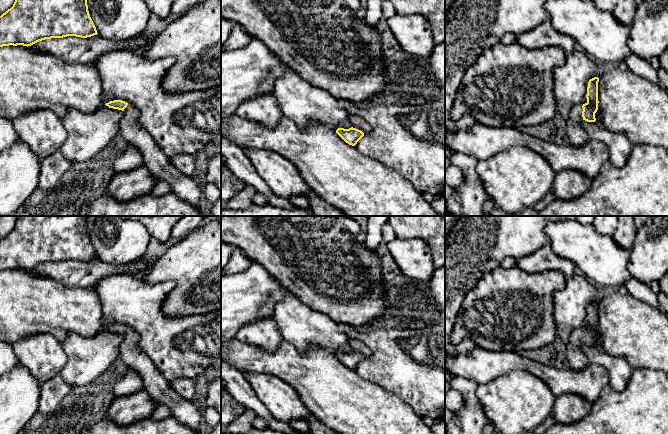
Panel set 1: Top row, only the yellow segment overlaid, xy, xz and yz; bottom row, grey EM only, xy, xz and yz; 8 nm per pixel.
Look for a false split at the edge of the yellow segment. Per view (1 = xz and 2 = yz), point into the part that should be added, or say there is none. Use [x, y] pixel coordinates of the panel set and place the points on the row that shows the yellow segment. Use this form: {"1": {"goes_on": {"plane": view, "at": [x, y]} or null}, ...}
{"1": {"goes_on": {"plane": "xz", "at": [357, 122]}}, "2": {"goes_on": {"plane": "yz", "at": [576, 134]}}}

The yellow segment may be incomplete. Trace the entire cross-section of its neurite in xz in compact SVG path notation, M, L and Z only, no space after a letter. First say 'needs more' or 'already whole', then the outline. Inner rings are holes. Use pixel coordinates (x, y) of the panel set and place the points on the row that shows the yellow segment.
needs more; M349 115L348 121L351 128L338 128L336 133L349 145L355 146L357 142L365 135L370 133L371 126L365 122L361 117Z

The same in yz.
needs more; M594 77L589 80L587 87L587 102L583 105L574 105L566 120L566 134L573 146L583 146L591 139L582 126L582 121L595 122L595 113L598 110L598 82L599 78Z

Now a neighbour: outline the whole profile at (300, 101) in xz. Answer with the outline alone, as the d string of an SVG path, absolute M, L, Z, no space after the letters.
M283 65L283 75L275 80L271 95L277 100L282 115L301 129L311 121L335 131L352 127L341 101L302 79L286 65Z

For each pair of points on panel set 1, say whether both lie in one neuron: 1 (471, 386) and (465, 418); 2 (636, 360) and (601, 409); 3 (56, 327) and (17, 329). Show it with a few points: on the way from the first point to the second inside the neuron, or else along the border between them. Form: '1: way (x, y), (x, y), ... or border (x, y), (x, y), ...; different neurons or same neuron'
1: way (470, 394), (470, 410); same neuron
2: border (634, 367), (657, 370); different neurons
3: way (46, 326), (27, 326); same neuron

